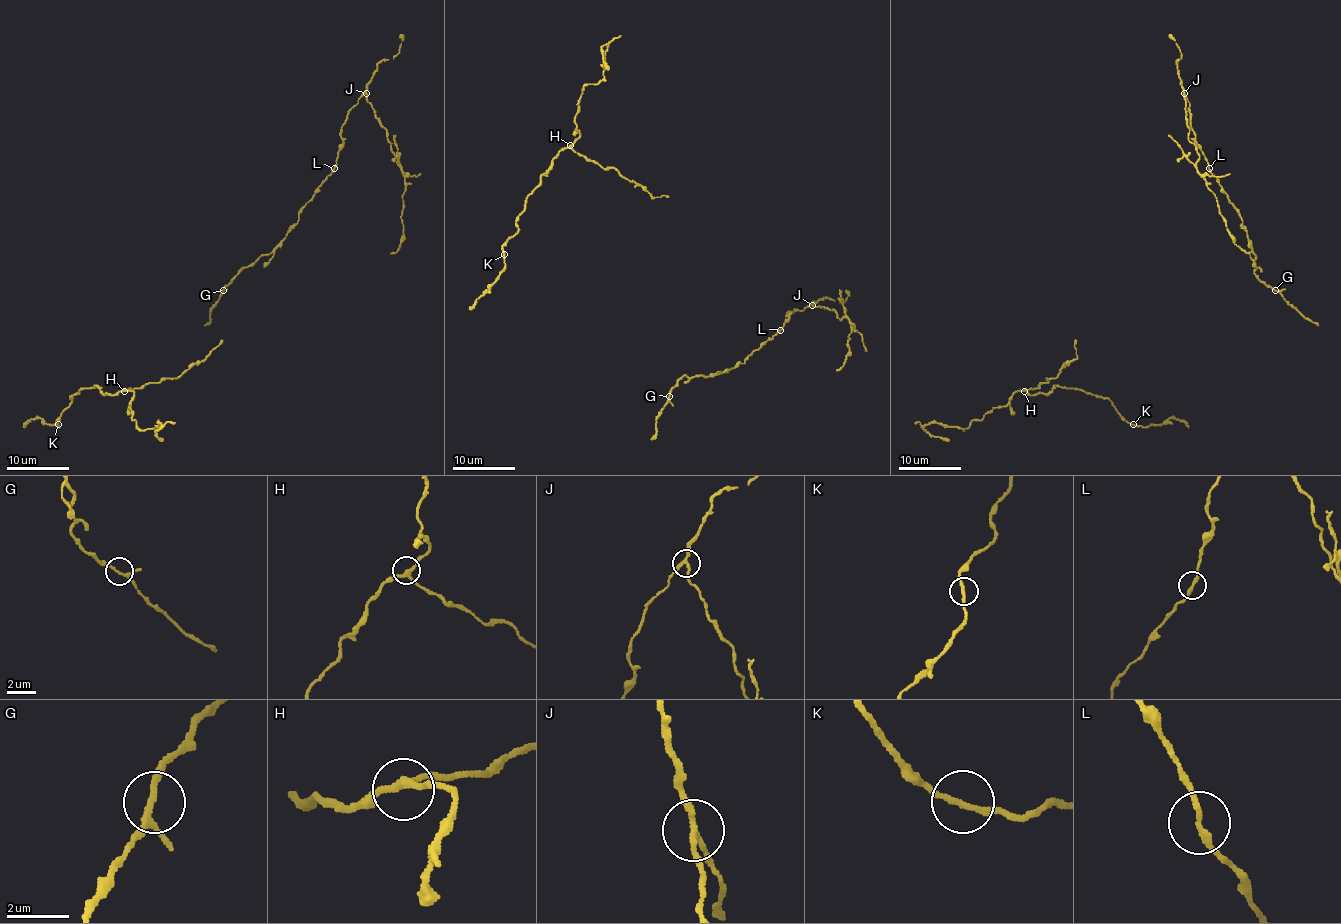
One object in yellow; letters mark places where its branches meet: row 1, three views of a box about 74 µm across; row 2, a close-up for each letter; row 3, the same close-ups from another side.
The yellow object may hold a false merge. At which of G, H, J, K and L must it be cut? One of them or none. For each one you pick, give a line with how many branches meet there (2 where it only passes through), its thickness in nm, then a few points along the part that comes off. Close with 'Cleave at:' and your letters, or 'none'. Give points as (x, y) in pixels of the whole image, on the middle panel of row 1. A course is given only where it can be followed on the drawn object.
J: 3 | 170 nm | (811, 304), (833, 309), (840, 320), (844, 317), (849, 320), (849, 353), (846, 362), (836, 370)
Cleave at: J

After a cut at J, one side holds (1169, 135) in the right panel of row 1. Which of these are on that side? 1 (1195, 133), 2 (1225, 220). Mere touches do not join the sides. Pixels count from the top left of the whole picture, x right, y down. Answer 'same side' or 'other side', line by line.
1: other side
2: same side

